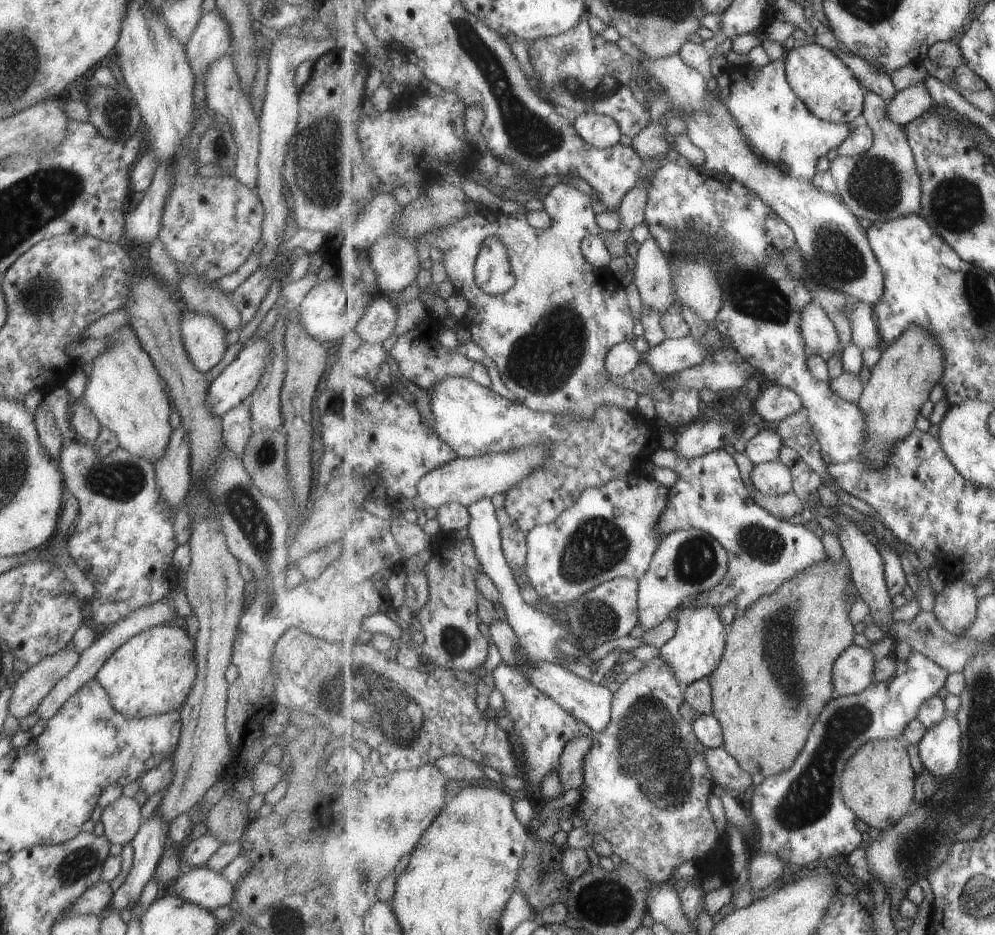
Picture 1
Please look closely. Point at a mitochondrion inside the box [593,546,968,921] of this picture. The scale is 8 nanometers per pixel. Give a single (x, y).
(808, 798)

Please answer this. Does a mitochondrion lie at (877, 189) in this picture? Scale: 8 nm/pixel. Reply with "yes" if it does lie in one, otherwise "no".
yes

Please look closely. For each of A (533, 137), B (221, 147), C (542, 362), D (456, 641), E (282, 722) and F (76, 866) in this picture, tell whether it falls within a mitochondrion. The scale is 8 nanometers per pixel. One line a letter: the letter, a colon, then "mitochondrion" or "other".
A: mitochondrion
B: mitochondrion
C: mitochondrion
D: mitochondrion
E: other
F: mitochondrion

